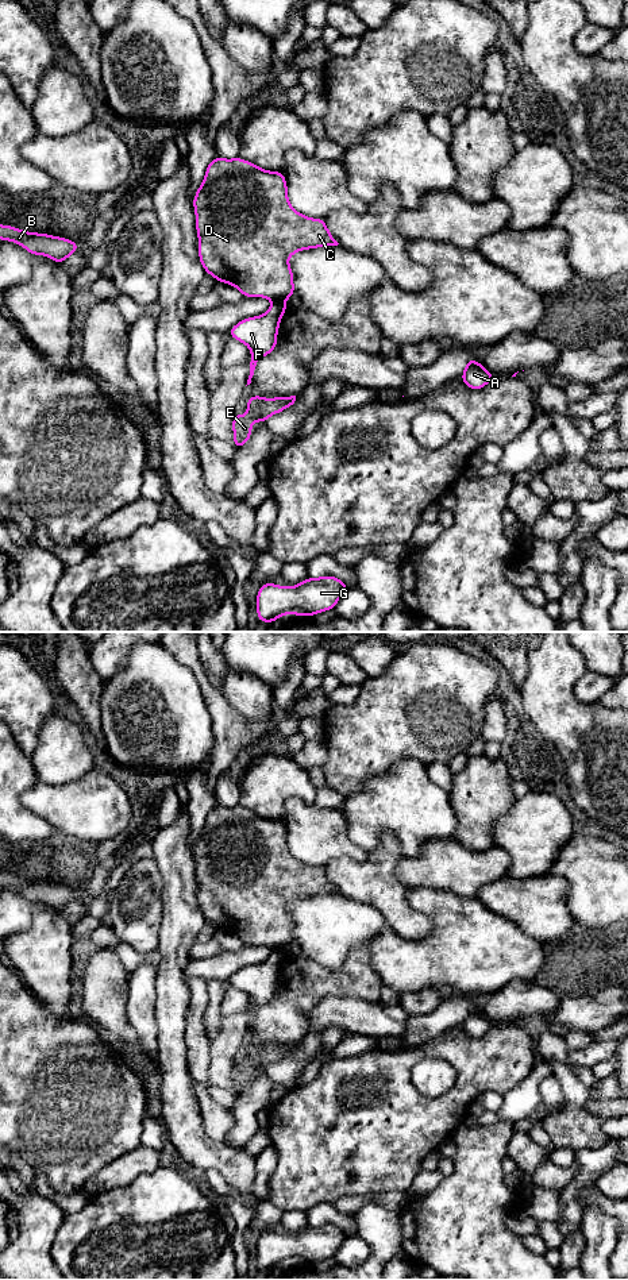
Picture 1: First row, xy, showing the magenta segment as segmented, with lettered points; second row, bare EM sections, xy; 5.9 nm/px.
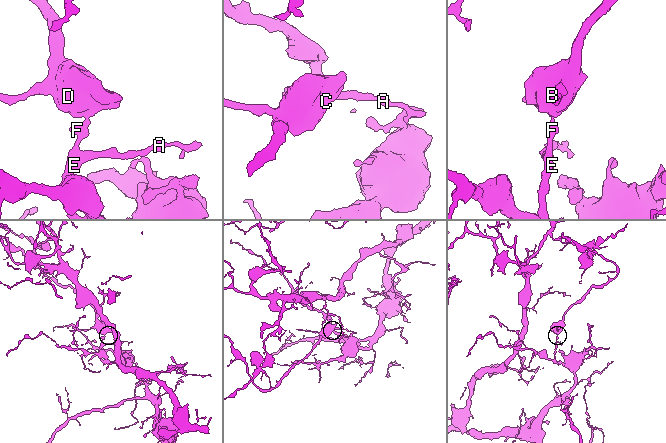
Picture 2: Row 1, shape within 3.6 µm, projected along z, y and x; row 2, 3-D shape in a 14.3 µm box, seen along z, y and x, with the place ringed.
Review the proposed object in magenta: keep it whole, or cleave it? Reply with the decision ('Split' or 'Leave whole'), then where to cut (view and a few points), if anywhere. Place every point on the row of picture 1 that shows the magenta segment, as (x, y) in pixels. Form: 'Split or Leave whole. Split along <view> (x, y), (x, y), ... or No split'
Split. Split along xy (274, 300), (282, 303)

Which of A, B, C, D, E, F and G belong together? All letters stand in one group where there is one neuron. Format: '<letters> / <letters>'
A E F G / B C D

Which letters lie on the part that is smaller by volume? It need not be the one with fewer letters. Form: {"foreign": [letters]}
{"foreign": ["B", "C", "D"]}

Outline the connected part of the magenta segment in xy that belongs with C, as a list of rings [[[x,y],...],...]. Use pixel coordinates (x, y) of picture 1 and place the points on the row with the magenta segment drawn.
[[[216,157],[205,170],[193,198],[199,258],[205,273],[235,286],[243,297],[285,301],[294,294],[288,258],[308,248],[338,246],[324,219],[307,217],[293,209],[281,171],[267,171],[242,159]]]

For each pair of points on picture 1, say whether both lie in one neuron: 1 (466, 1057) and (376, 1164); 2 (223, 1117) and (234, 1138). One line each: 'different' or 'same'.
1: same
2: different

